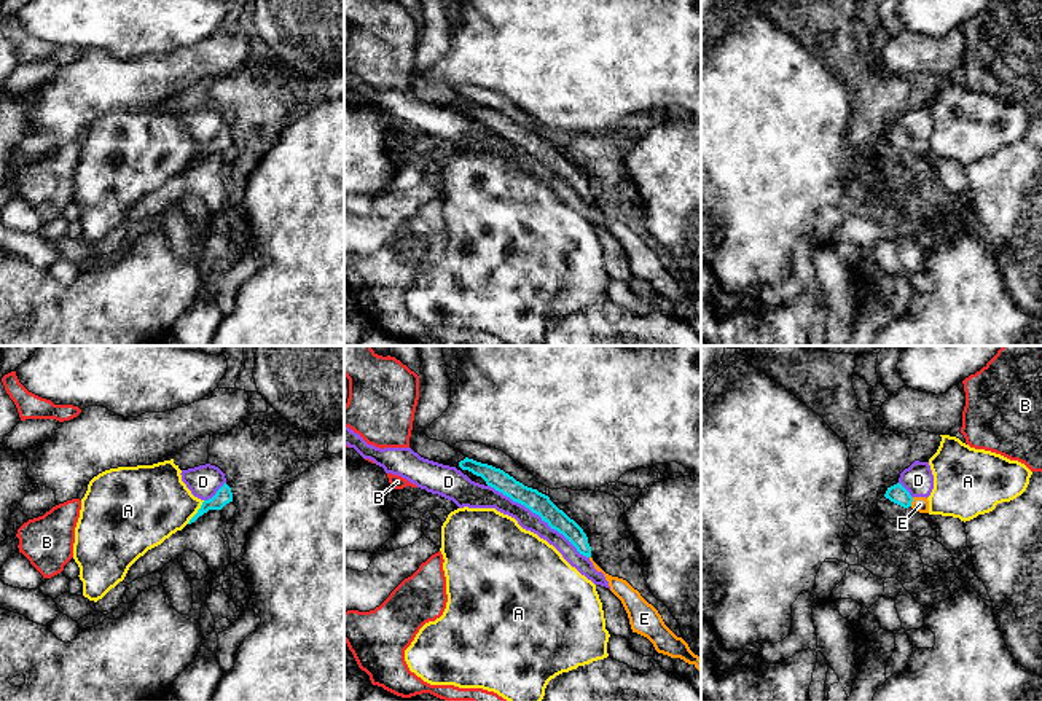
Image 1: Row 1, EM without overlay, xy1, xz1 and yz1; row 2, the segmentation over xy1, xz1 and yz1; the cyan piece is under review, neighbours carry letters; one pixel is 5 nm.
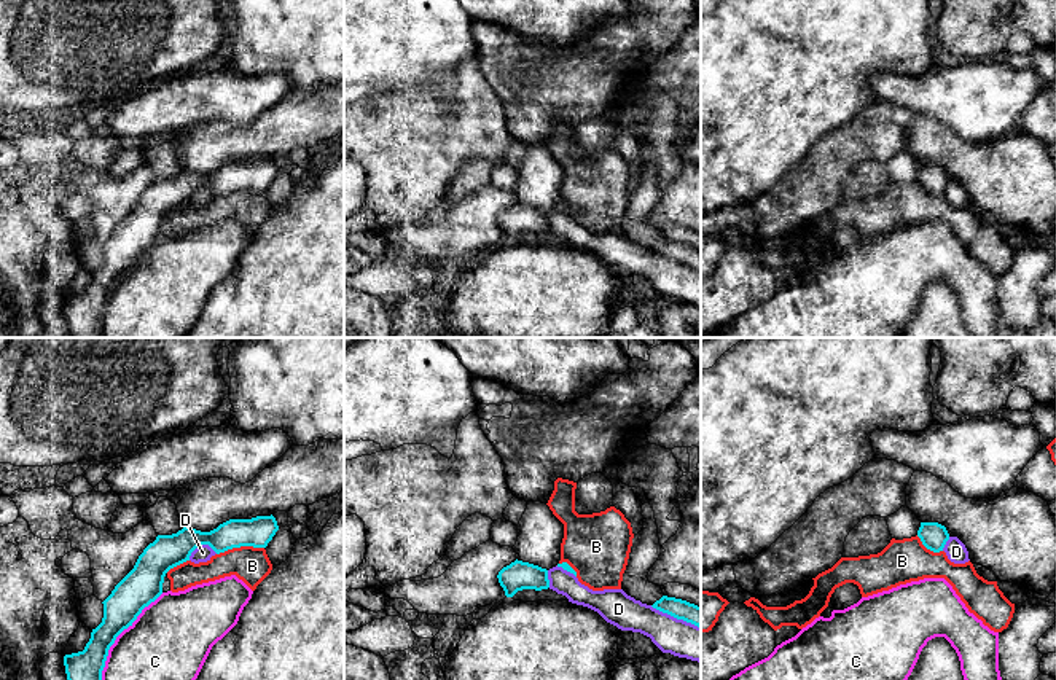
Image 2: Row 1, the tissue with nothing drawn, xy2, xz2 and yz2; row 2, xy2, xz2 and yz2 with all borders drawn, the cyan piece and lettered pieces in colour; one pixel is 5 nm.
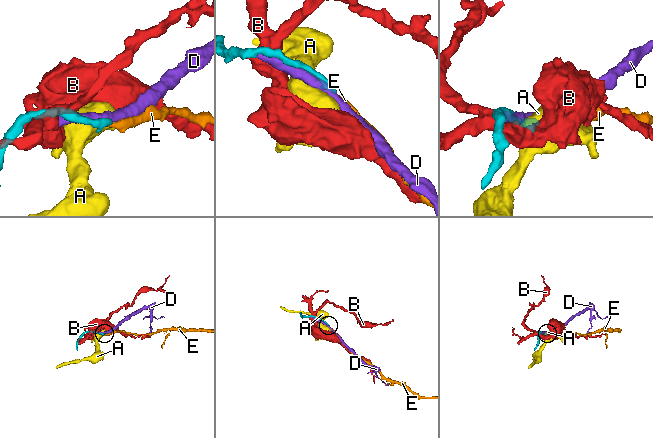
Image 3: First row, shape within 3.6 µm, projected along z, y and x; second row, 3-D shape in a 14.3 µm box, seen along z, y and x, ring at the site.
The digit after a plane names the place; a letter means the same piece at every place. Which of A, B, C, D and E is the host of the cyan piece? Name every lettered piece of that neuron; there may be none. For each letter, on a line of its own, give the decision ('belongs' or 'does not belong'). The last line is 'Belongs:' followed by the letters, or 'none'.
A: does not belong
B: does not belong
C: does not belong
D: does not belong
E: belongs
Belongs: E

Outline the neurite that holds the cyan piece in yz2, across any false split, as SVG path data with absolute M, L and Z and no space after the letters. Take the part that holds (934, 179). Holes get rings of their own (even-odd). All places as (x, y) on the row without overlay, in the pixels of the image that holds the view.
M921 166L917 180L922 188L933 196L943 194L946 185L949 183L946 170L938 166Z

